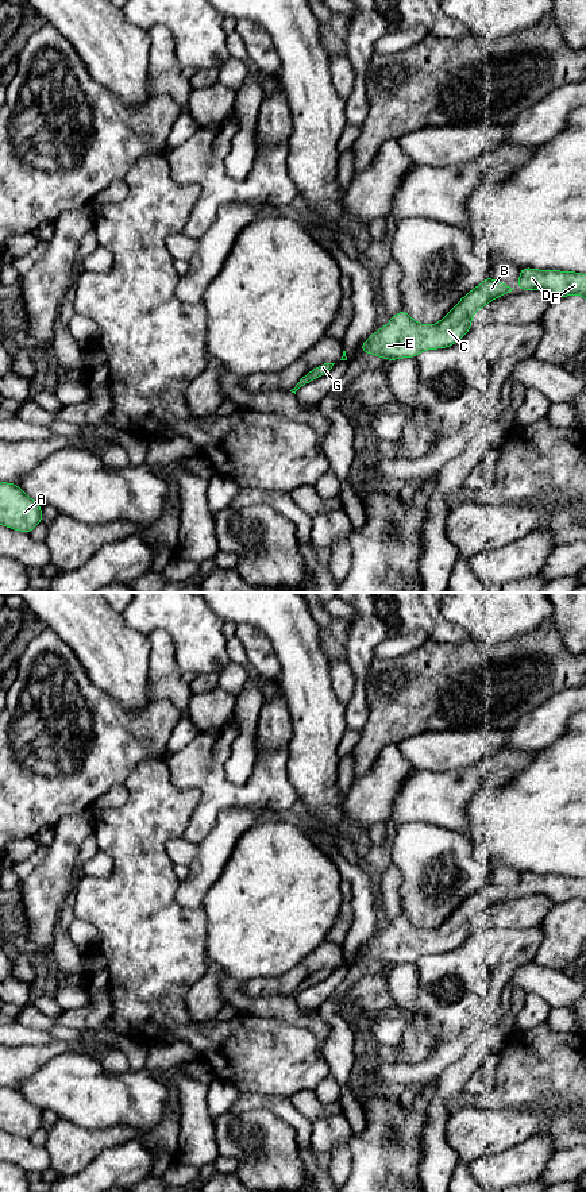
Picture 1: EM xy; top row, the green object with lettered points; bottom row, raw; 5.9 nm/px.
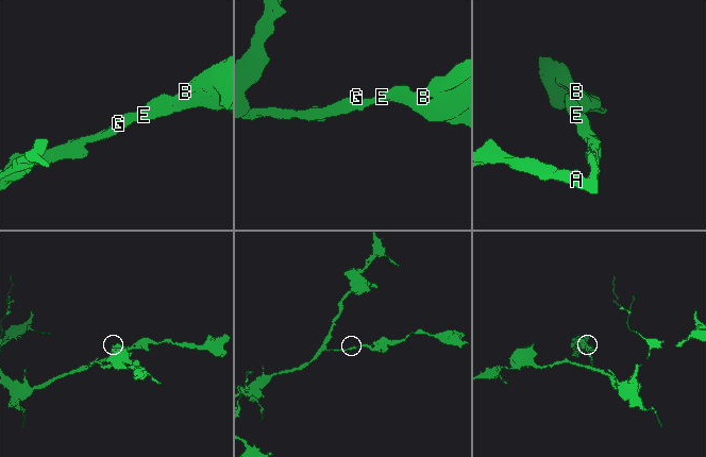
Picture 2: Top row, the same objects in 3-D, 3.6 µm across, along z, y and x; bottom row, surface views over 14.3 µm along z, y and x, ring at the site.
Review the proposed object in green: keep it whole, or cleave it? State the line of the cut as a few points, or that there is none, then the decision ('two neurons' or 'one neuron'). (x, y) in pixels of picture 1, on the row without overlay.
cut none; one neuron

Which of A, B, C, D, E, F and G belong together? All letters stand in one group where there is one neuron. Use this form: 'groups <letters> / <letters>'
groups A B C D E F G

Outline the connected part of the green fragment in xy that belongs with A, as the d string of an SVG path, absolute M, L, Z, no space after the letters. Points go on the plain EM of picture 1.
M0 1087L0 1130L31 1138L42 1126L42 1110L31 1104L16 1088Z

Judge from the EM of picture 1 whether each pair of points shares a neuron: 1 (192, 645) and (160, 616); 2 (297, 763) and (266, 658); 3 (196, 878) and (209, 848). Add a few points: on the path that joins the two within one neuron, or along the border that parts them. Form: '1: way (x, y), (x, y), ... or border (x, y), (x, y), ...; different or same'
1: way (184, 637), (168, 621); same
2: border (272, 645), (280, 667), (278, 678); different
3: way (203, 871), (209, 861), (209, 855); same

